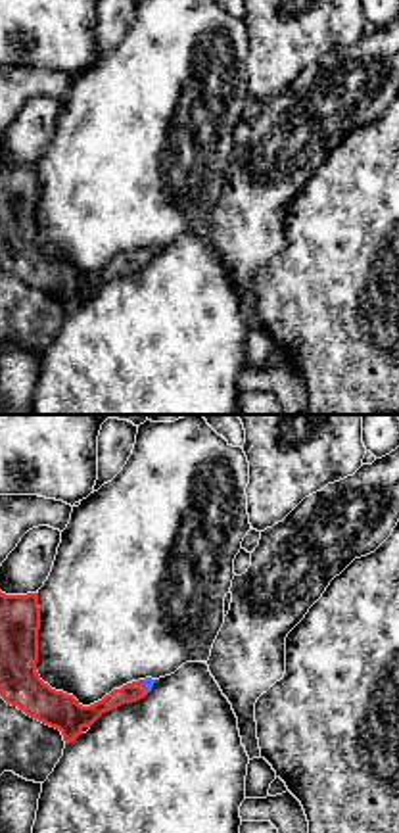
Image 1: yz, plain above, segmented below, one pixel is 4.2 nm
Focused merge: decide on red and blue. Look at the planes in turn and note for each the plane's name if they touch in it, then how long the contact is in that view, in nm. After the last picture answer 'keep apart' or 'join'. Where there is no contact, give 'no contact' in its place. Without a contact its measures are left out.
meets red in yz; contact 70 nm long

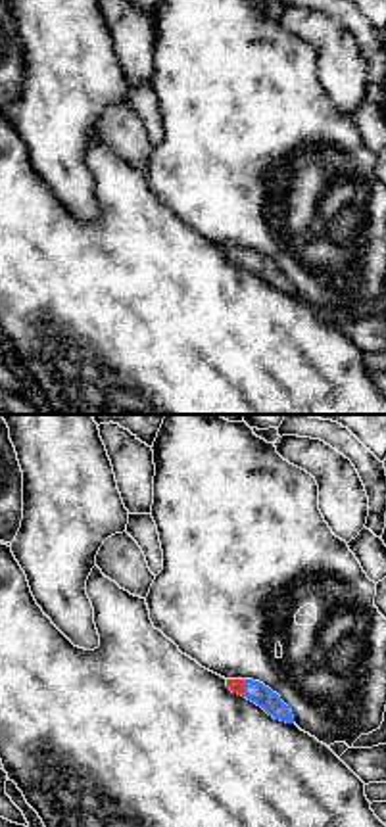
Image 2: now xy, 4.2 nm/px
meets red in xy; contact 70 nm long

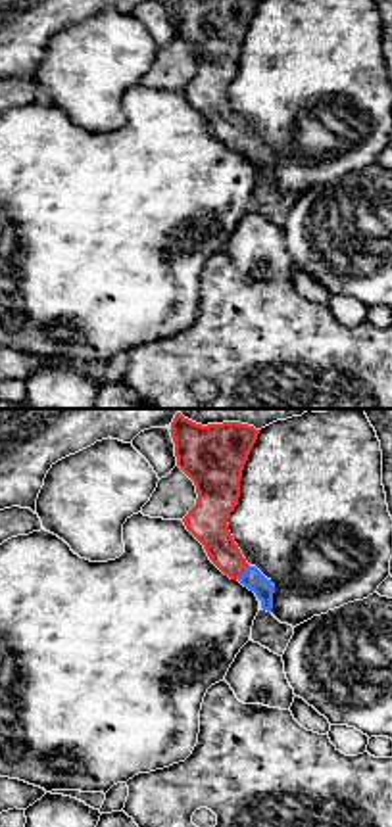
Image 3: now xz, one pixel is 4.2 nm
meets red in xz; contact 80 nm long

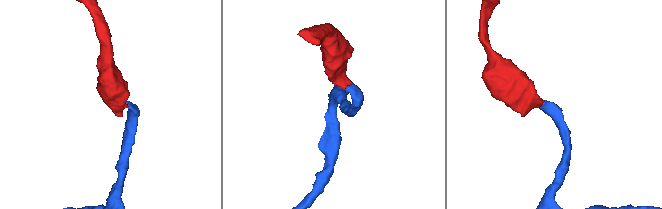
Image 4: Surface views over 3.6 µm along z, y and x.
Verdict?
join

